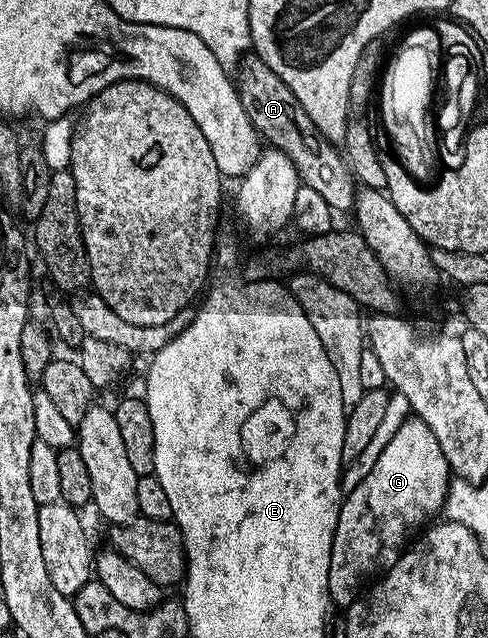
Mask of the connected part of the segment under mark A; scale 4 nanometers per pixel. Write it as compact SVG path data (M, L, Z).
M255 54L245 57L236 73L234 83L240 104L259 137L269 147L284 152L296 168L299 183L315 190L334 212L351 211L356 197L356 180L345 157L335 143L318 132L292 90Z

